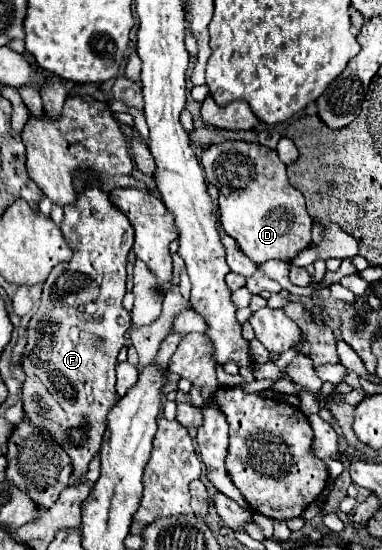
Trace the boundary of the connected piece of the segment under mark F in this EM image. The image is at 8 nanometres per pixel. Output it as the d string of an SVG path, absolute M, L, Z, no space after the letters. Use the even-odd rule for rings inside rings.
M94 182L78 196L76 206L64 208L62 234L74 256L70 262L52 268L48 280L44 282L38 312L28 322L28 342L22 358L26 380L22 392L26 418L34 426L42 426L50 434L50 438L64 448L64 452L72 460L74 484L78 486L84 482L90 460L102 446L108 414L116 404L114 368L118 364L118 352L124 346L124 334L132 326L130 312L122 306L122 298L126 292L126 260L134 244L134 230L128 218L112 206L108 196ZM90 284L96 284L96 290L80 294L80 290L84 286L88 288Z

